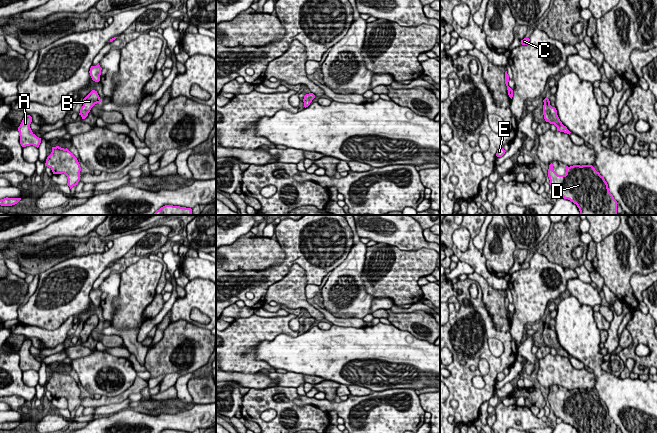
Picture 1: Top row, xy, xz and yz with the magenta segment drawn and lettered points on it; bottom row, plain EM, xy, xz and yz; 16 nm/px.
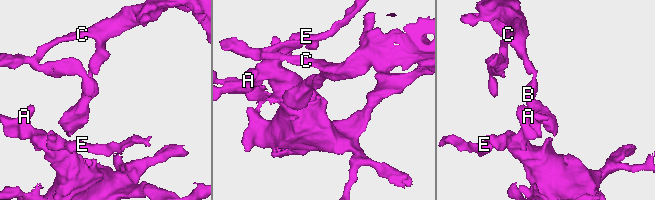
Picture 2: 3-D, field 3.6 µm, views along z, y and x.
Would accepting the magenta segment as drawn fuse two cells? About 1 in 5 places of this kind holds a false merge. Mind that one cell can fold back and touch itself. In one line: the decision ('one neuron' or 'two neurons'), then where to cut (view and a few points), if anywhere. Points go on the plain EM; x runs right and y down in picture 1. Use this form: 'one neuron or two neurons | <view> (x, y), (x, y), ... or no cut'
one neuron | no cut

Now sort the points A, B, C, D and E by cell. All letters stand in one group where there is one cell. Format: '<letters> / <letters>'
A B C D E

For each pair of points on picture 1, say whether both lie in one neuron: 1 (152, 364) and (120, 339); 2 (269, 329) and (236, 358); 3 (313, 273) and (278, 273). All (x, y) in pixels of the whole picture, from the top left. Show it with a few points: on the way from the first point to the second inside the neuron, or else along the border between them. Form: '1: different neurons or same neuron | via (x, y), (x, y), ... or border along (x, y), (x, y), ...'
1: different neurons | border along (150, 348), (143, 364)
2: same neuron | via (260, 332), (243, 349)
3: same neuron | via (305, 264), (301, 260), (291, 260), (287, 264)

